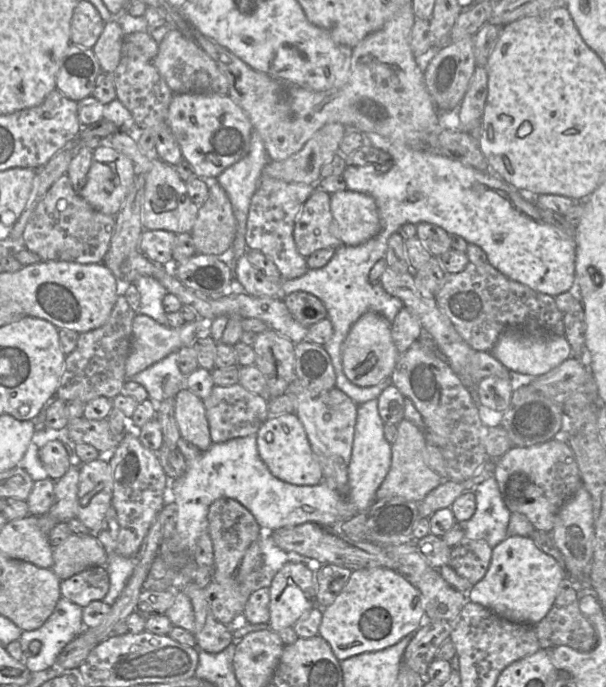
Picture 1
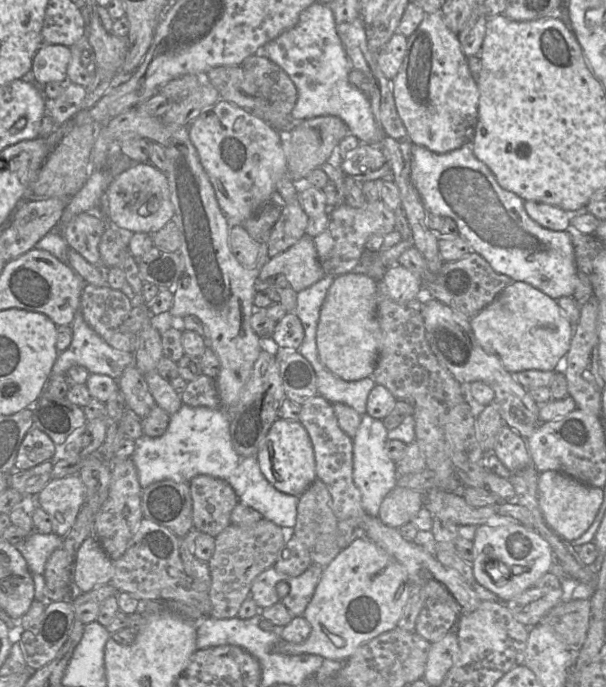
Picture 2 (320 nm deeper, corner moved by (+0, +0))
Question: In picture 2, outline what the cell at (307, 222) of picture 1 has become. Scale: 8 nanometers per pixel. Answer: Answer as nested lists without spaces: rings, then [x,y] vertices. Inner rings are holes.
[[[300,204],[284,205],[270,233],[268,257],[271,259],[296,244],[304,235],[309,216]]]

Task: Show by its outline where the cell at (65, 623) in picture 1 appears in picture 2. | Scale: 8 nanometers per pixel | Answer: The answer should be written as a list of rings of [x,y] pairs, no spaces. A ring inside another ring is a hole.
[[[34,531],[21,542],[14,544],[27,562],[34,583],[34,600],[47,602],[45,599],[45,564],[54,550],[62,548],[62,540],[62,537],[54,533],[41,534]]]

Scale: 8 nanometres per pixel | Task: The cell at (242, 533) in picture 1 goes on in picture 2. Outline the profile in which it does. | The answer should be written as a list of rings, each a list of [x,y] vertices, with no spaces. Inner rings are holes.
[[[197,475],[190,482],[193,509],[193,531],[216,538],[231,524],[232,510],[238,497],[231,485],[223,479]]]

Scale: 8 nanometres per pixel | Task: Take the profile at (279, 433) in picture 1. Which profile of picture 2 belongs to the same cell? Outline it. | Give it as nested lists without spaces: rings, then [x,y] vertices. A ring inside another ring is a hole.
[[[278,418],[261,444],[257,459],[266,480],[285,494],[300,496],[316,480],[313,445],[306,429],[299,421]]]

